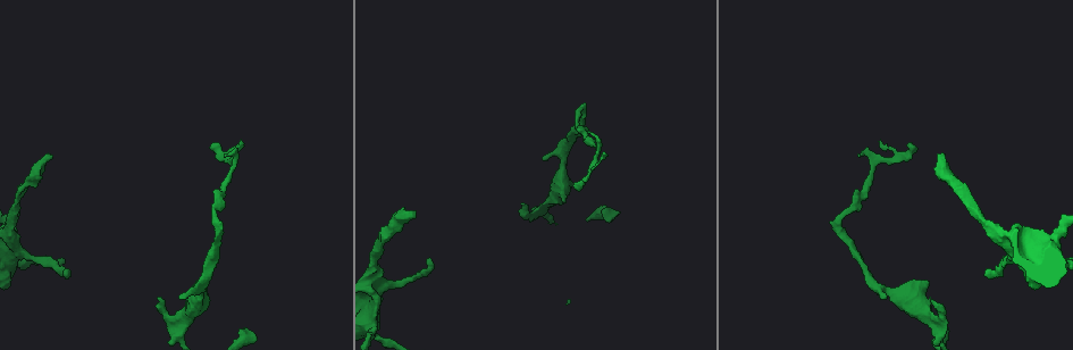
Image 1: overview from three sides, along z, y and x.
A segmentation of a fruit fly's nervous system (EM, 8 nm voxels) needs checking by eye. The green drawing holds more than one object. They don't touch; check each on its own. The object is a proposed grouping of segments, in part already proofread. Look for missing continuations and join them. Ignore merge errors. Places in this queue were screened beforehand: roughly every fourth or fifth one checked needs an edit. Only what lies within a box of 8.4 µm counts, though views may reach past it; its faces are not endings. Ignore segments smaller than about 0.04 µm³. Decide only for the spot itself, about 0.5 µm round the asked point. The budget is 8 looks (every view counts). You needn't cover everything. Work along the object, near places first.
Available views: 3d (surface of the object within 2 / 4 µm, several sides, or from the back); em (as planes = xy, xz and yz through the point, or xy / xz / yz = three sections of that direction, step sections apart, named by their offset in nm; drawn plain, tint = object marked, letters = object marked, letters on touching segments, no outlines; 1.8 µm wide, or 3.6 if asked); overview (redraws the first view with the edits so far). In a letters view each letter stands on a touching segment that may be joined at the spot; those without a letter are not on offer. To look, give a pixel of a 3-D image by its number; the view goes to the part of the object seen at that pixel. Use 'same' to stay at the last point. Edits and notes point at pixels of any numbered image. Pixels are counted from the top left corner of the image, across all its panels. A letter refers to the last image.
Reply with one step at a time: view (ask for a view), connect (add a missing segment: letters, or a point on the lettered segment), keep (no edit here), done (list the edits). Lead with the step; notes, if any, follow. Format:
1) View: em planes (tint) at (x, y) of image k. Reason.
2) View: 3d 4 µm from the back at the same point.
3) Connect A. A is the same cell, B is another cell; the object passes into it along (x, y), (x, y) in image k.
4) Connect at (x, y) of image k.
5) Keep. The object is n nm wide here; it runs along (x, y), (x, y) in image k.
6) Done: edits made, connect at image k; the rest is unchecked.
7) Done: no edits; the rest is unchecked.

View: 3d 2 µm from the back at (577, 185) of image 1. Thin end.

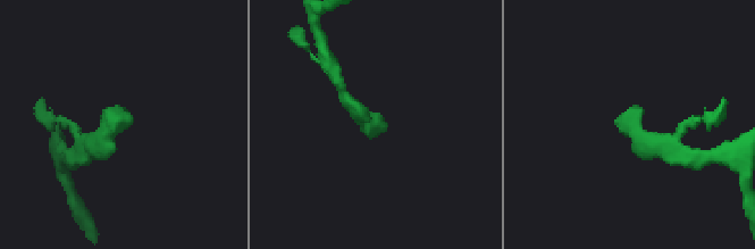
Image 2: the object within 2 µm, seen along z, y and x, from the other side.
View: em planes (letters) at (625, 120) of image 2.

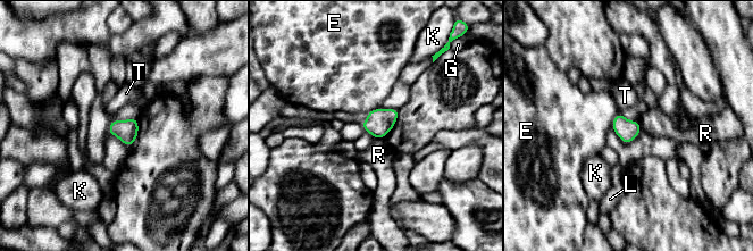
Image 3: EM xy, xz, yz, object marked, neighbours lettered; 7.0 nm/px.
Keep. E, G, K, L, R and T are other cells; none of them fits.

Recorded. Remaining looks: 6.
View: 3d 4 µm at (49, 155) of image 1. Long arm stops here.

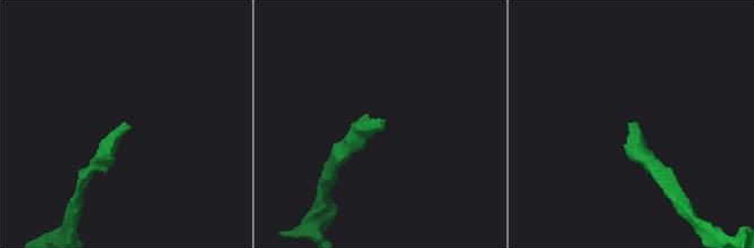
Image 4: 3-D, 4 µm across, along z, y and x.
View: em planes (letters) at (632, 126) of image 4. Shape alone is not enough.

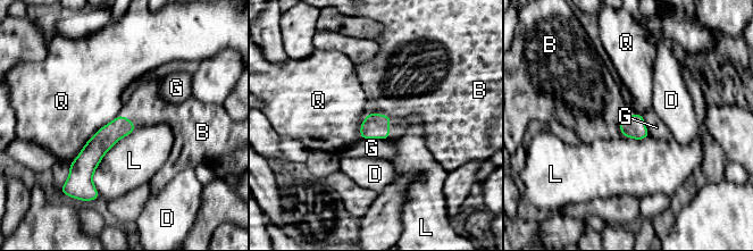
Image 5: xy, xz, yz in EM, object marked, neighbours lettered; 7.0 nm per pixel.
Connect B. The object is 160 nm wide here; B is the same cell, D, G, L and Q are other cells; the neuron continues.

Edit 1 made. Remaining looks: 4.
View: overview. See it whole again.

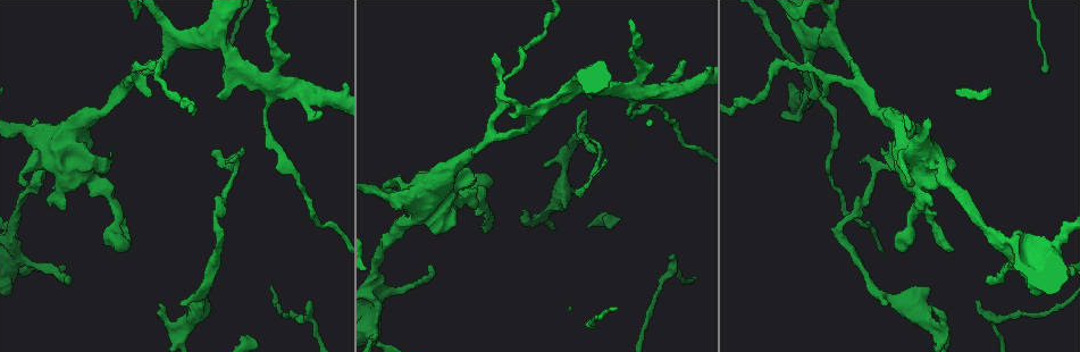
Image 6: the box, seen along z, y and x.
View: 3d 4 µm from the back at (985, 282) of image 6. Tapers out.

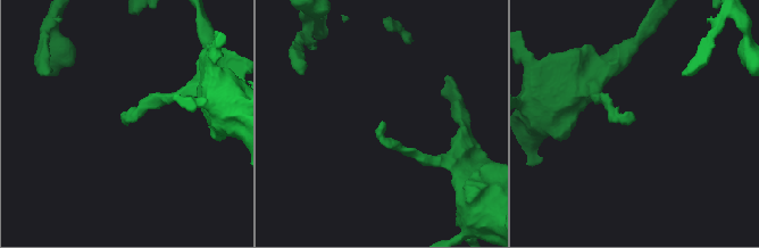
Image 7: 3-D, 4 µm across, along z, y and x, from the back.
View: em planes (letters) at (382, 123) of image 7.

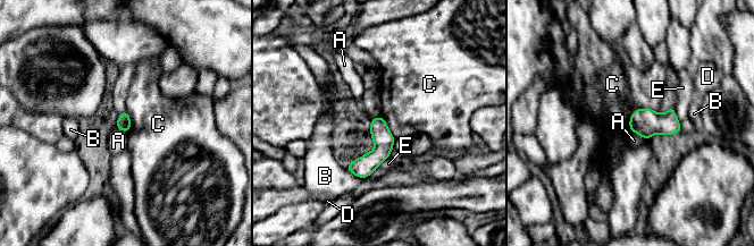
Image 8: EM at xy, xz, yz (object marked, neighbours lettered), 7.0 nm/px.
Keep. The object is 100 nm wide here; A, B, C, D and E are other cells; it runs along (379, 119), (379, 152), (361, 175) in image 8; none of them fits.

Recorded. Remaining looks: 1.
Done: edits made, connect at image 5; the rest is unchecked.

